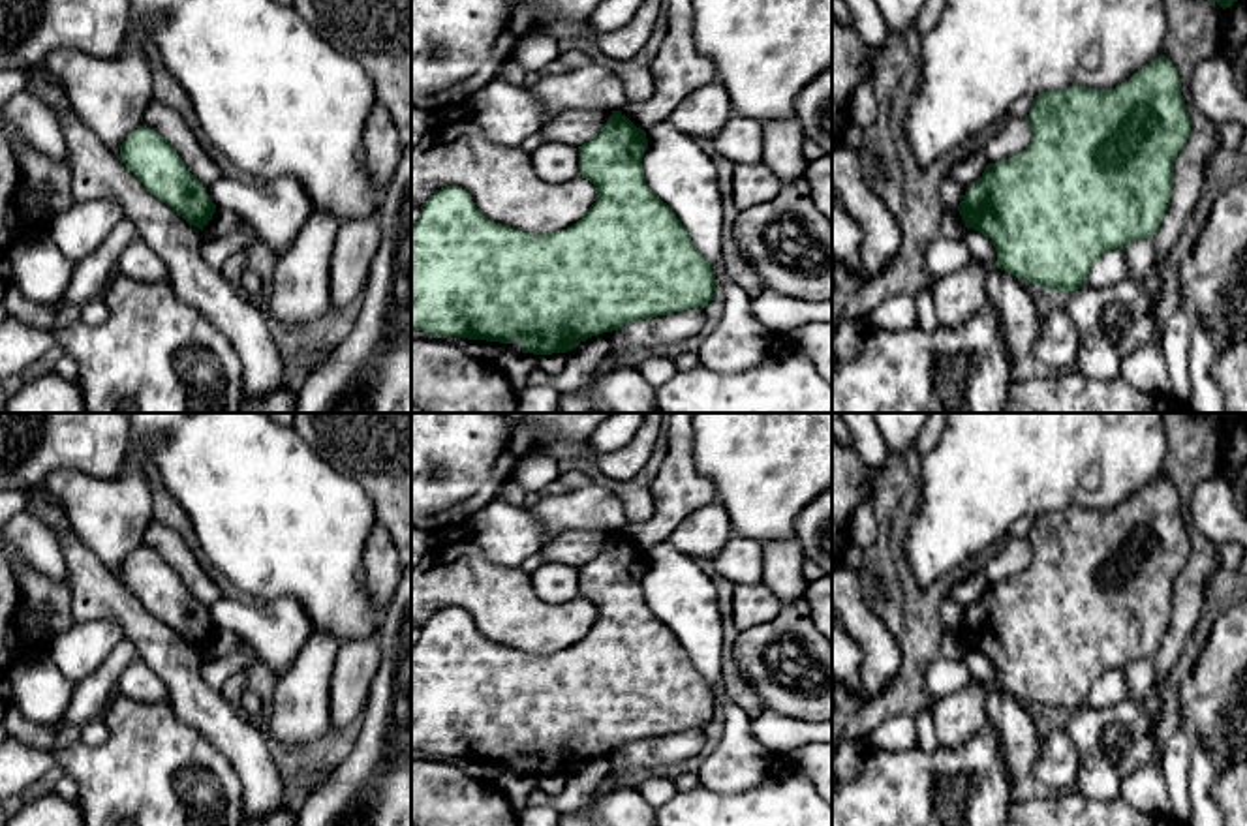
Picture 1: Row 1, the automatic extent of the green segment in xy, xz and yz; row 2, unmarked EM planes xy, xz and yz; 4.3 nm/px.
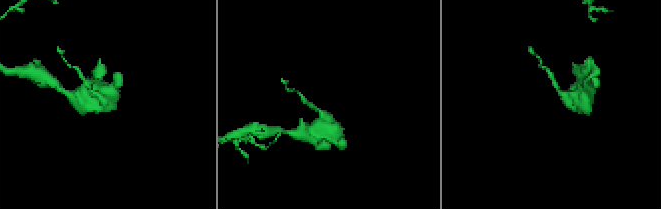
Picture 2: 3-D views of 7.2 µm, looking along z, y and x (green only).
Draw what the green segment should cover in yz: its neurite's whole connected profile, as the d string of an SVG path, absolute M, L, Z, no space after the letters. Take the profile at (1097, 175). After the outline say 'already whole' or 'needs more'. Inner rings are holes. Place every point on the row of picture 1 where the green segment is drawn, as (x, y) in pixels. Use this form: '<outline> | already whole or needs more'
M1161 54L1112 90L1042 92L1025 118L1033 130L1029 146L988 163L958 212L967 229L993 242L993 267L1044 289L1074 291L1104 252L1125 250L1159 229L1170 206L1174 160L1191 133L1181 79Z | already whole

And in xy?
M139 126L120 145L118 158L145 190L203 231L216 205L175 148L154 130Z | already whole

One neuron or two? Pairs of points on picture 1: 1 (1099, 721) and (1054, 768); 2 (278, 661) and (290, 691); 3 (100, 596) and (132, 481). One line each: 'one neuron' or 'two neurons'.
1: two neurons
2: two neurons
3: two neurons

